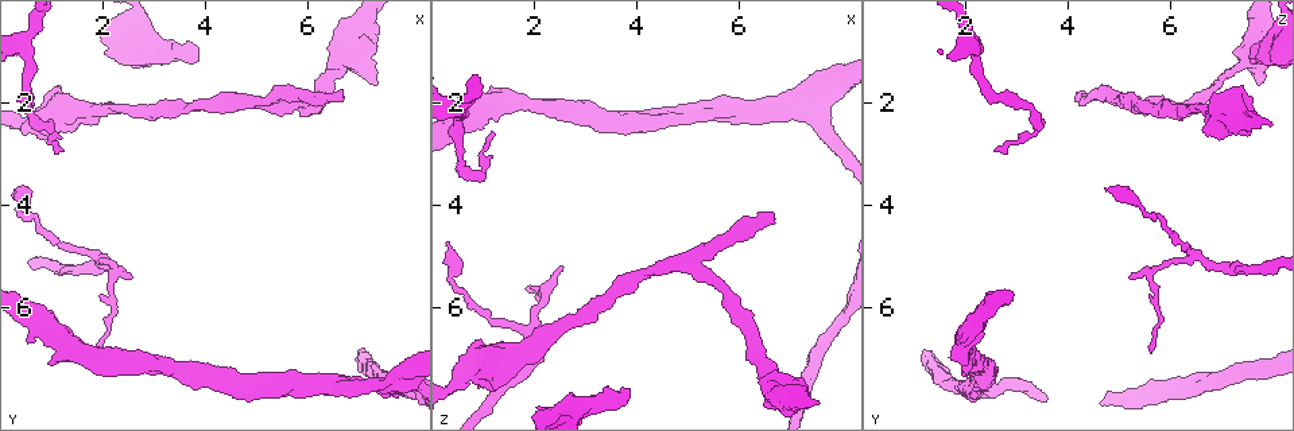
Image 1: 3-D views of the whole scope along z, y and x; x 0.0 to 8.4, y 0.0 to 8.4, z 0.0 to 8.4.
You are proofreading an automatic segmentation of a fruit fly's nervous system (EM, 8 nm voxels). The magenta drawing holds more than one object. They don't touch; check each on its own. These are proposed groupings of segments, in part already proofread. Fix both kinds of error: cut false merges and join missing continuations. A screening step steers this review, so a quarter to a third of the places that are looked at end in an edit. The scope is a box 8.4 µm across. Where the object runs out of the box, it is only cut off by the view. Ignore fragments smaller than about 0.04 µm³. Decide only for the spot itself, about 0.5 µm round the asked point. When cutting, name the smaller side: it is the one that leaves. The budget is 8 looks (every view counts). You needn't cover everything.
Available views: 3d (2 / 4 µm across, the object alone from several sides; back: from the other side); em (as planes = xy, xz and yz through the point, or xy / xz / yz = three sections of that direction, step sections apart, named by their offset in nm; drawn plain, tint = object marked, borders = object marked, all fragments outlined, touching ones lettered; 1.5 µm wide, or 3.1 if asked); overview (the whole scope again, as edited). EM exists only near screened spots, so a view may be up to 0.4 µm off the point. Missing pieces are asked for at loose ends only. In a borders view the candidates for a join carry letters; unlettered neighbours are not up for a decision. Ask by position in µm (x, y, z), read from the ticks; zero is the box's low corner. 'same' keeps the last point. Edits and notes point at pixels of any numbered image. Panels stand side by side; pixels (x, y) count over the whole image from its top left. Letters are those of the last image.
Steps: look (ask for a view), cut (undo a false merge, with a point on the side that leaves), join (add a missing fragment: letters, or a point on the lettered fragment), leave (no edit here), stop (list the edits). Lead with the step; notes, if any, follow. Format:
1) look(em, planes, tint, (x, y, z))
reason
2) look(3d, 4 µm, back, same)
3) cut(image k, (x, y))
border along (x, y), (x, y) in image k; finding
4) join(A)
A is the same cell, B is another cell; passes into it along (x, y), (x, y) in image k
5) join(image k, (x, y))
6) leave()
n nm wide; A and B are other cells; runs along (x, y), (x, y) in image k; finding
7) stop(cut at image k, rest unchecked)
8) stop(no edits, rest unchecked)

look(em, planes, plain, (2.05, 5.15, 6.90))
abrupt turn

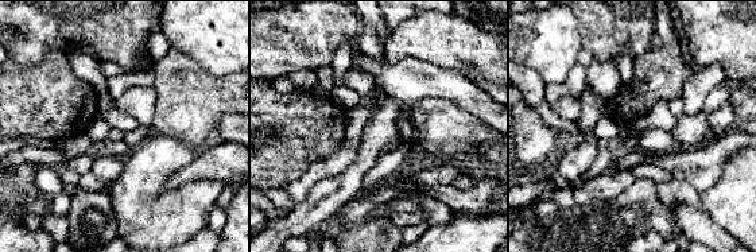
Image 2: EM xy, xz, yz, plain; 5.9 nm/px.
look(em, planes, borders, same)
see the neighbours

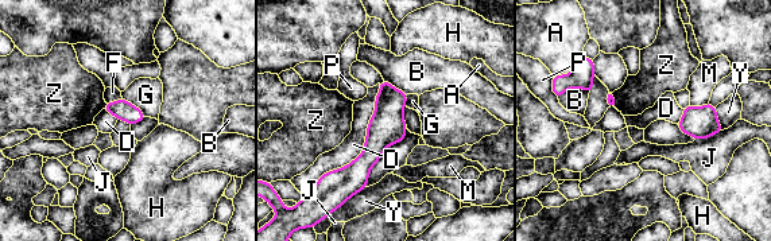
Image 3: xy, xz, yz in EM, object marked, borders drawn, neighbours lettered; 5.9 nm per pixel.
leave()
D touches over 700 nm; A, B, D, F, G, H, J, M, P, Y and Z are other cells; runs along (386, 85), (386, 128), (334, 182) in image 3; continuous, no second neuron

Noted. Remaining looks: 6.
look(3d, 4 µm, (2.00, 6.85, 5.55))
free end

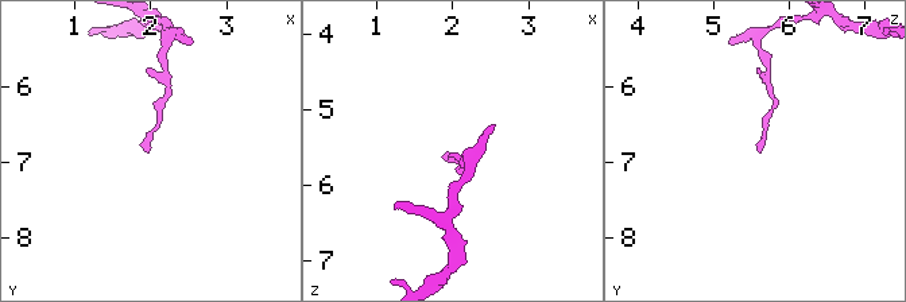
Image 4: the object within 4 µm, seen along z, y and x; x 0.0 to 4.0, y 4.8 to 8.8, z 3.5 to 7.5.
look(em, xz, step 8, borders, (1.95, 6.85, 5.60))
shape alone is not enough

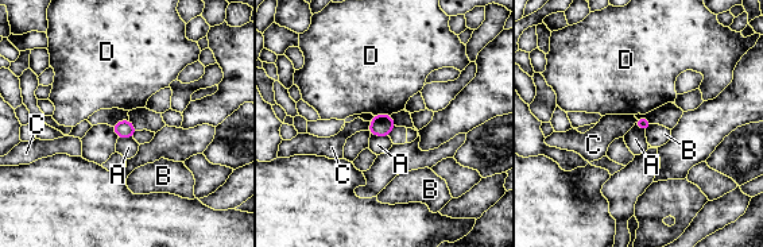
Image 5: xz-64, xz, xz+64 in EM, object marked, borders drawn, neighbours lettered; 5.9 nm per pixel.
look(em, planes, borders, same)
another direction

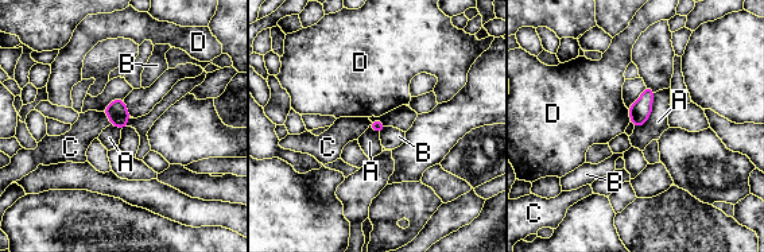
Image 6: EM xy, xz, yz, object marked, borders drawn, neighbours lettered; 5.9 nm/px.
leave()
A touches over 240 nm; A, B, C and D are other cells; border along (654, 93), (650, 116), (635, 127) in image 6; none of them fits

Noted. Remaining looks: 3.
look(3d, 2 µm, (3.85, 1.15, 7.60))
stops while still wide

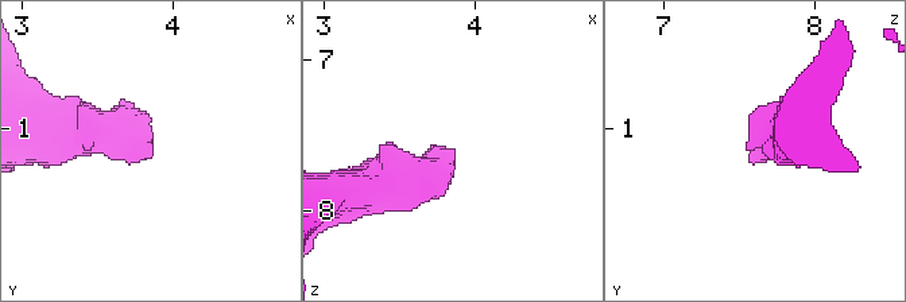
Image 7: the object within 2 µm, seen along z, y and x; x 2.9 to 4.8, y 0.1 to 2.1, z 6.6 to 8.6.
look(em, planes, plain, (3.86, 1.16, 7.60))
shape alone is not enough

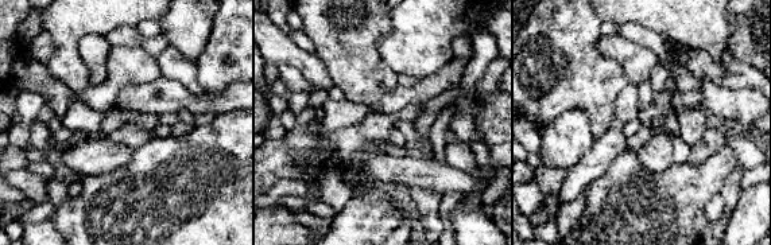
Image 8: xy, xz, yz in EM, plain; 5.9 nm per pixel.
look(em, planes, borders, same)
see the neighbours

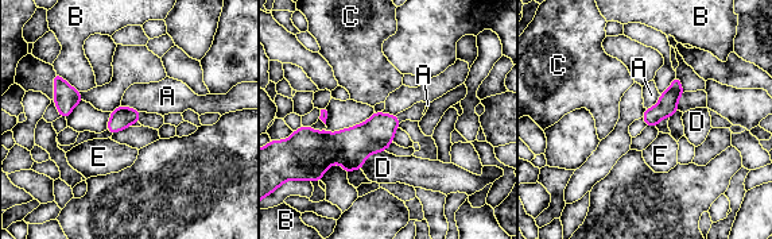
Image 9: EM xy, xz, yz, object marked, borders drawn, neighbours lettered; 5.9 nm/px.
leave()
A, B, C, D and E are other cells; none of them fits

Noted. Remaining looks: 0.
stop(no edits, rest unchecked)

